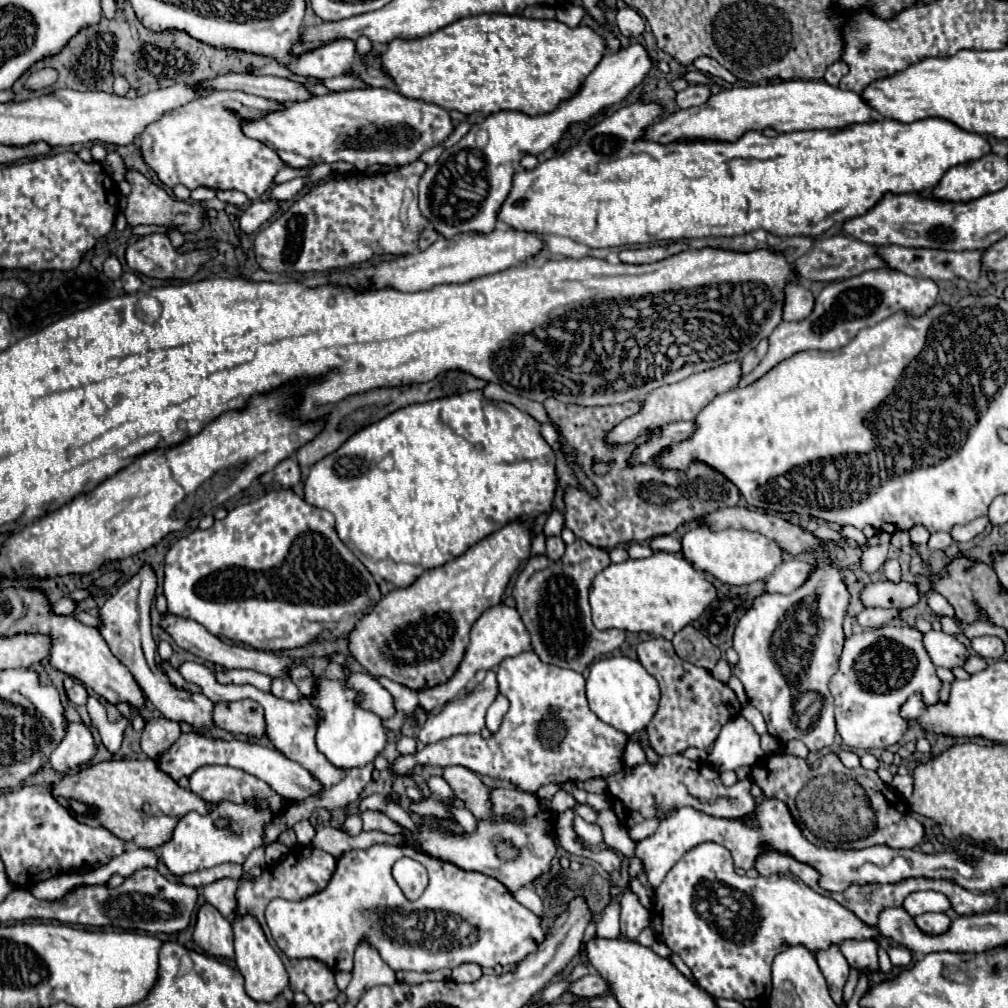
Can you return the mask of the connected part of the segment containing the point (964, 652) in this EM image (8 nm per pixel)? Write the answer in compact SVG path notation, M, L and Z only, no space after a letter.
M928 631L922 635L924 641L924 649L930 655L934 665L952 669L964 663L964 659L968 657L968 649L952 635L946 635L942 631Z

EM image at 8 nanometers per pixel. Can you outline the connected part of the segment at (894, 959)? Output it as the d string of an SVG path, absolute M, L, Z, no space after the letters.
M890 946L887 951L892 965L898 969L909 967L912 962L911 952L907 949L897 948L899 947Z

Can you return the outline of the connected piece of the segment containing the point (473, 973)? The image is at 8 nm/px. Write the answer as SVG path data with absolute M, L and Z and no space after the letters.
M462 963L456 969L452 969L452 979L456 983L474 983L482 977L482 969L476 963Z

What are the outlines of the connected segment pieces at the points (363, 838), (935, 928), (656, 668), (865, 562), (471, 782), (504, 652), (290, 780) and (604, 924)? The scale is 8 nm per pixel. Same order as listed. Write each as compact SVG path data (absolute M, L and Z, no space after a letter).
M322 825L316 829L316 835L312 839L312 847L318 847L318 849L324 849L326 853L334 855L334 857L340 857L352 849L368 849L370 845L374 843L392 843L392 845L402 845L402 839L400 837L392 837L392 835L386 835L386 833L380 833L380 831L362 831L360 835L356 837L350 837L346 835L344 831L332 827L332 825Z
M924 913L920 917L914 917L914 921L922 933L944 933L944 929L952 925L946 913Z
M650 639L638 645L638 659L646 671L660 683L660 705L652 721L648 723L650 747L658 755L676 755L688 747L710 747L722 725L740 713L740 703L730 687L710 675L710 671L682 661L670 641Z
M878 531L878 539L880 539L878 545L866 549L864 555L862 555L862 559L860 559L862 569L864 569L866 573L878 571L878 569L884 565L884 561L886 561L886 555L888 555L888 547L890 547L892 535L890 535L890 533L884 533L884 531Z
M446 767L442 777L448 781L454 793L466 803L466 809L470 809L476 819L496 823L496 817L488 813L488 805L492 805L492 797L488 797L488 793L492 793L492 787L482 783L482 779L476 773L464 767Z
M496 605L496 607L490 607L482 613L482 617L472 625L472 631L470 631L470 645L466 649L466 655L458 667L458 671L442 685L438 687L432 687L432 689L424 689L420 691L420 705L430 711L438 705L444 705L448 703L448 699L454 699L456 695L460 695L464 689L468 689L468 685L474 681L474 675L478 669L496 669L498 663L506 657L514 657L514 655L520 655L524 651L530 651L530 635L518 615L516 609L512 607L506 607L506 605Z
M182 733L178 741L170 747L170 751L158 759L158 767L164 773L168 773L174 781L178 781L180 777L190 777L196 769L204 765L230 765L230 767L242 769L266 781L276 793L280 793L288 801L304 801L308 797L316 797L324 793L322 783L316 777L312 777L312 773L308 773L302 765L284 757L276 749L268 749L258 743L252 745L244 741L218 741L202 733Z
M617 886L610 888L611 902L604 911L595 935L599 938L614 939L620 935L620 898L621 890Z

